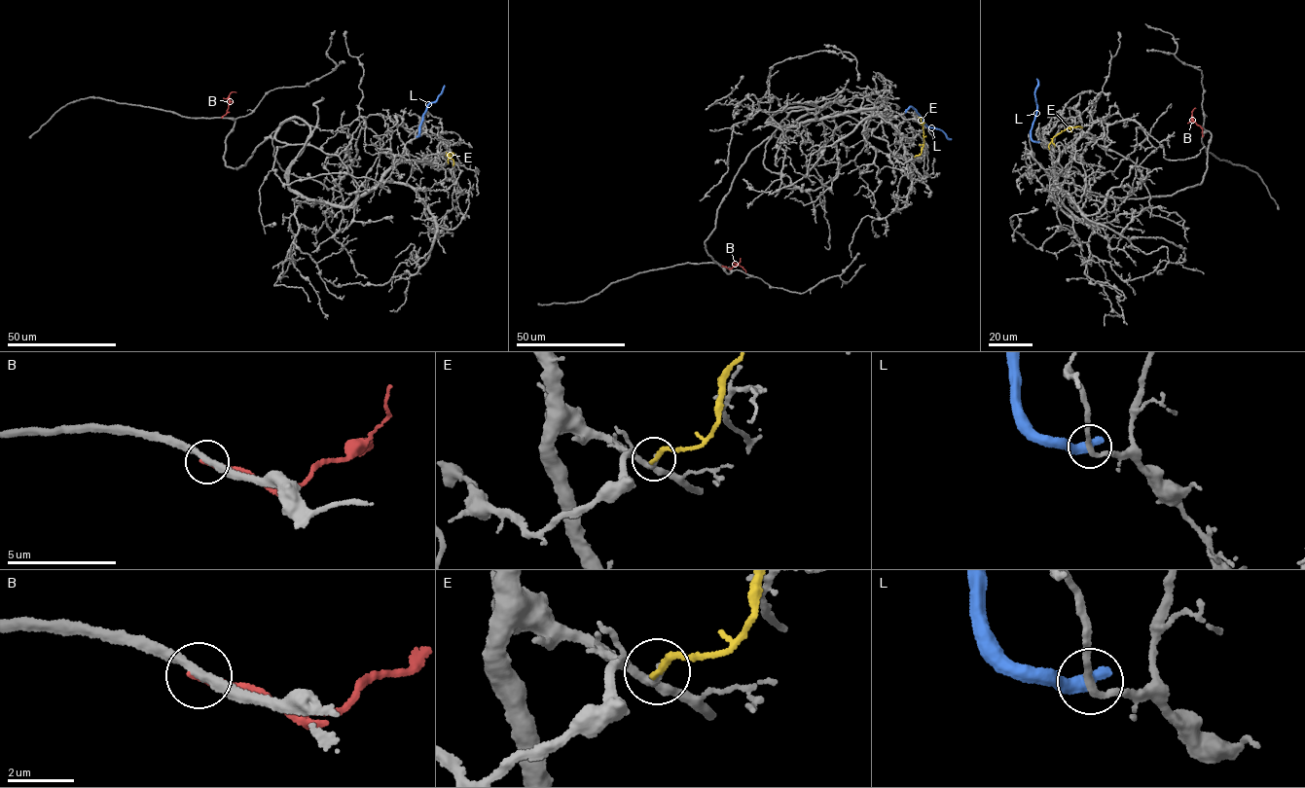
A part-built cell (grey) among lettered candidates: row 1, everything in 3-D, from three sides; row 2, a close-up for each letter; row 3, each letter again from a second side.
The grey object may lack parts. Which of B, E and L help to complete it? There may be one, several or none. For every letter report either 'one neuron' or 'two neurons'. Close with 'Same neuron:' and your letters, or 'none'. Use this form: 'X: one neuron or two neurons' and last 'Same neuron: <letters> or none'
B: two neurons
E: two neurons
L: two neurons
Same neuron: none

